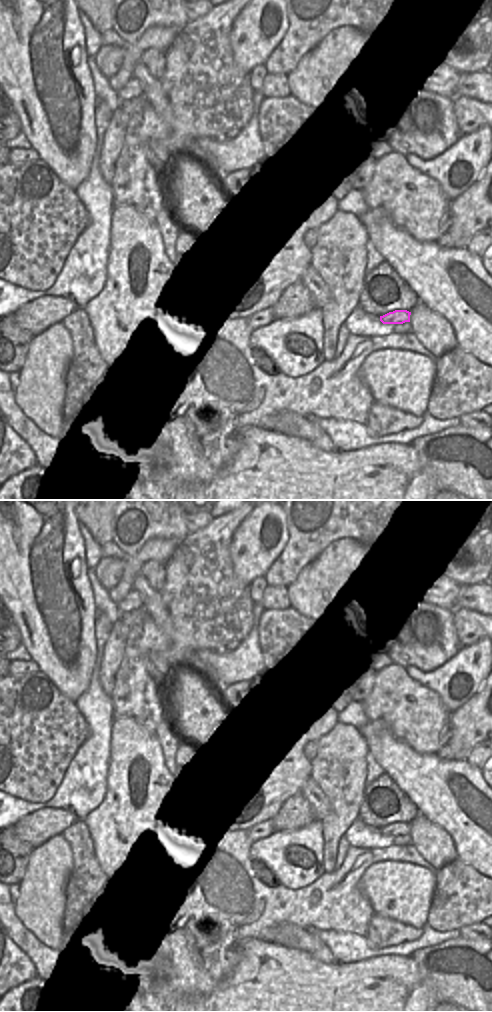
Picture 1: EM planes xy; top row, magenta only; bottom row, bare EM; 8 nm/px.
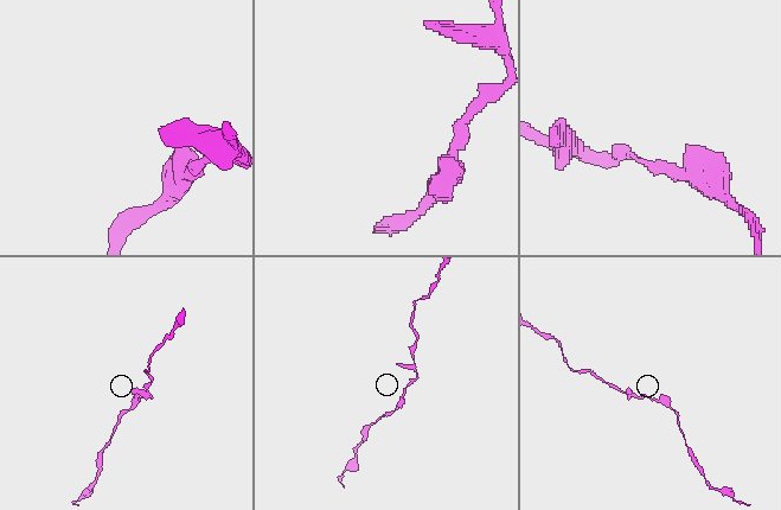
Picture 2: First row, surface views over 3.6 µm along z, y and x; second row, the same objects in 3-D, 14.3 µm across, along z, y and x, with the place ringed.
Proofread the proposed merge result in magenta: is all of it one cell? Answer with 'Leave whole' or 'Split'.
Leave whole

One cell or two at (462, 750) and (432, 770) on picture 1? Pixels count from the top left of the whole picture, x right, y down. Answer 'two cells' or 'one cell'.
two cells

